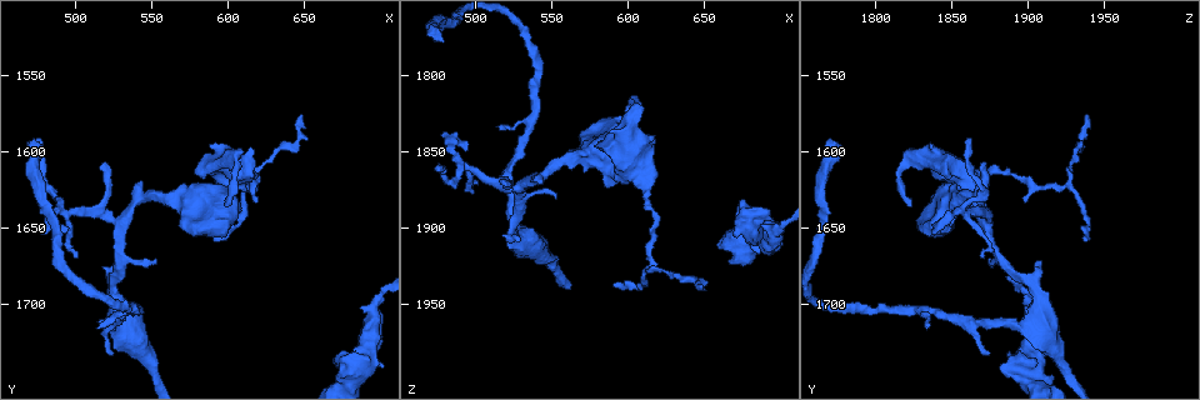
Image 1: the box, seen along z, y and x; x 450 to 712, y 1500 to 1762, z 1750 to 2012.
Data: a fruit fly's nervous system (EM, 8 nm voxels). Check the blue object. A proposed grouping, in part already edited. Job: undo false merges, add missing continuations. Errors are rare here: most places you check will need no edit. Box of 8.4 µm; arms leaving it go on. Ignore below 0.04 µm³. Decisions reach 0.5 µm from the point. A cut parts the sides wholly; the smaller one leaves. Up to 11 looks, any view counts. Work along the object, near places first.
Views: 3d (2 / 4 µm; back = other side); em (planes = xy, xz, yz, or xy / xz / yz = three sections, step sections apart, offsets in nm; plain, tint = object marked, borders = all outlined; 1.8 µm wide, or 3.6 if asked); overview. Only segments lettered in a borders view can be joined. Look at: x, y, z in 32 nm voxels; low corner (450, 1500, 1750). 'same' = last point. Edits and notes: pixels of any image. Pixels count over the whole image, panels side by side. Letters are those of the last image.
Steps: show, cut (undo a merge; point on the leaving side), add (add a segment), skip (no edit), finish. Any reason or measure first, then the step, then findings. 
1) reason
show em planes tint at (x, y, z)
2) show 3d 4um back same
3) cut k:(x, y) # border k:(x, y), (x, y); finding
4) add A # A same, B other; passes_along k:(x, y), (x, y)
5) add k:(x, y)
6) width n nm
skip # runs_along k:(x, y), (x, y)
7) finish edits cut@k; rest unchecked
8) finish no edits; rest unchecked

calibre changes
show em xy step 16 tint at (696, 1698, 1900)

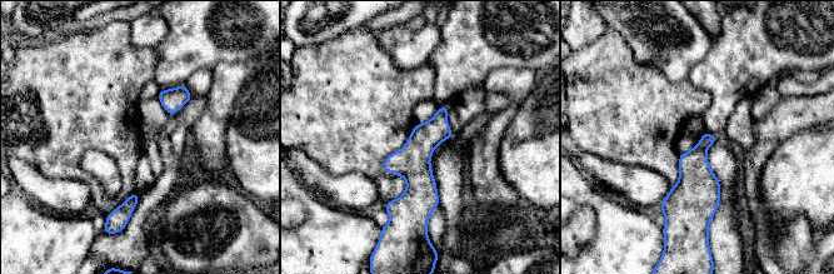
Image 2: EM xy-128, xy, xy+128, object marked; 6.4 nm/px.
show em planes tint same

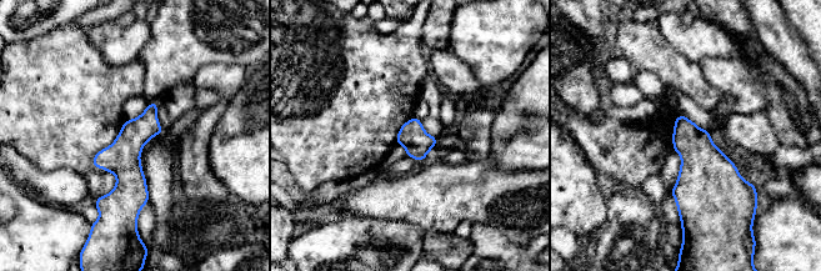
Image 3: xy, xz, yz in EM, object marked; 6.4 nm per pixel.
what lies round it
show em planes borders same

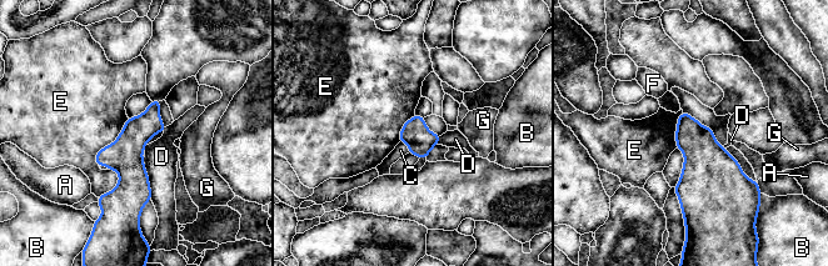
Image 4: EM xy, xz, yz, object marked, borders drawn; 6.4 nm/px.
width 180 nm
skip # A other, B other, C other, D other, E other, F other, G other; border 4:(399, 141), (403, 141), (409, 151); all the same neuron

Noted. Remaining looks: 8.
calibre changes
show 3d 2um at (608, 1616, 1866)

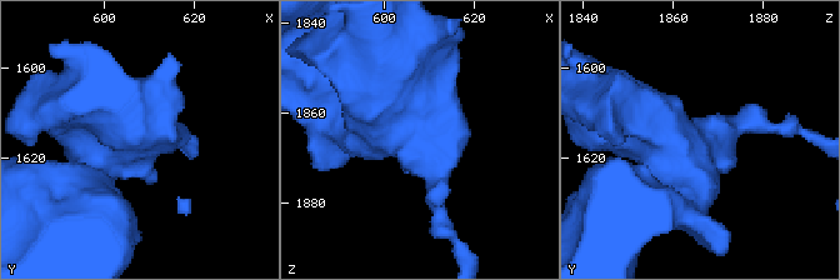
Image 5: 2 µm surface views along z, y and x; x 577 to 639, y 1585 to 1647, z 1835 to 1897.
shape alone is not enough
show em planes plain at (607, 1615, 1868)

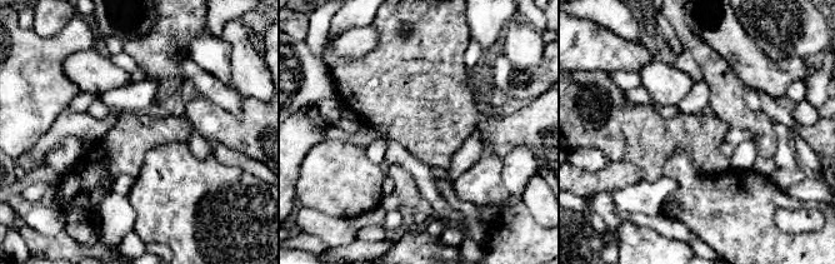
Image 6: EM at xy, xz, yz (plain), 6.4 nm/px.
show em planes borders same

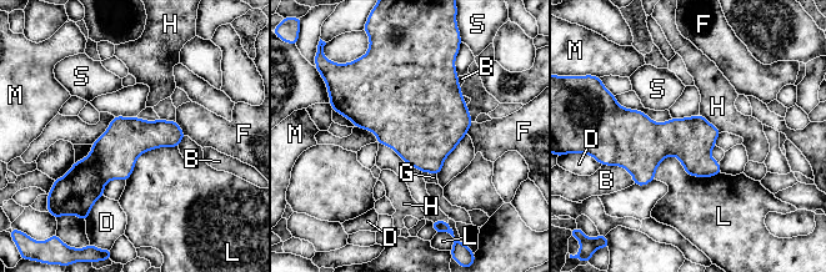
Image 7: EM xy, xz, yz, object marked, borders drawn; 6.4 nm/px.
longest_contact L 440 nm
skip # B other, D other, F other, G other, H other, L other, M other, S other; border 7:(720, 172), (667, 156), (654, 179); all the same neuron

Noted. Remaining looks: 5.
an open end
show em xz step 8 tint at (474, 1592, 1862)

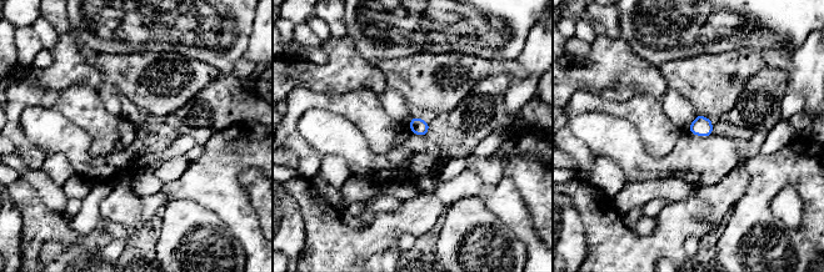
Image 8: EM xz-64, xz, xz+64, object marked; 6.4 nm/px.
show em planes borders same

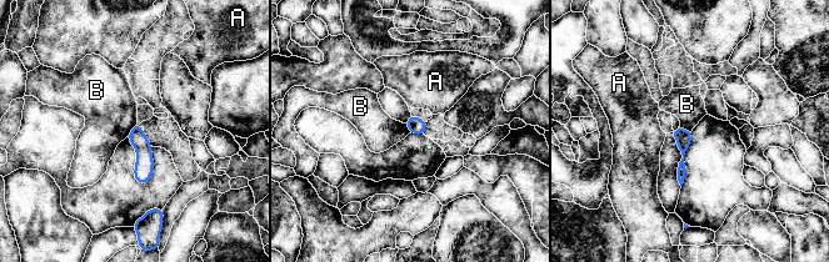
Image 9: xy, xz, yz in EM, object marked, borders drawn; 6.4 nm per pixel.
width 100 nm
skip # A other, B other; border 9:(136, 122), (126, 136); no lettered segment goes on from it

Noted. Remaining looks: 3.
free end
show em yz step 4 tint at (476, 1598, 1778)

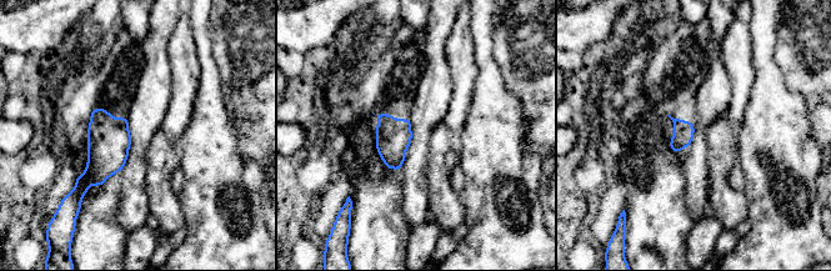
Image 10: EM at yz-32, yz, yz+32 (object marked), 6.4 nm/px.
show em planes borders same

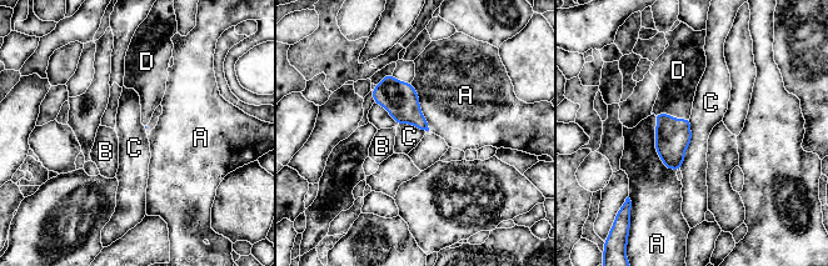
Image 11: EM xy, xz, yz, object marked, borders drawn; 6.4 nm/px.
add D # A other, B other, C other, D same; passes_along 11:(673, 136), (669, 115), (677, 78); the neuron continues

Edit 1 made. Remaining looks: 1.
finish edits add@11; rest unchecked

